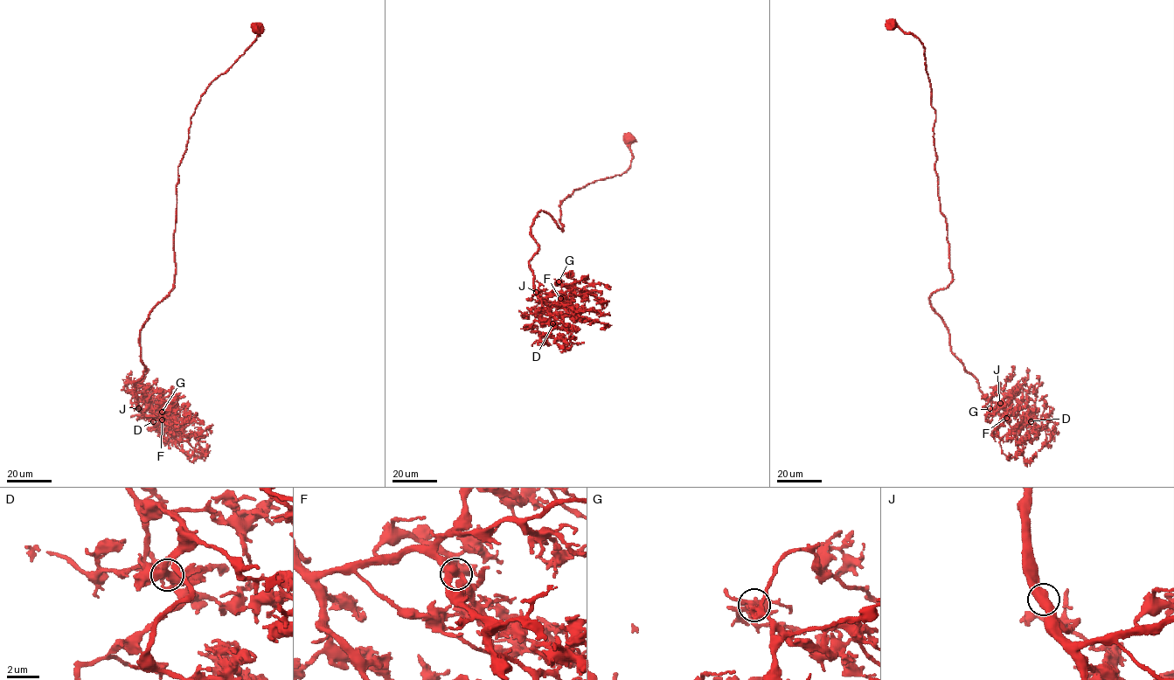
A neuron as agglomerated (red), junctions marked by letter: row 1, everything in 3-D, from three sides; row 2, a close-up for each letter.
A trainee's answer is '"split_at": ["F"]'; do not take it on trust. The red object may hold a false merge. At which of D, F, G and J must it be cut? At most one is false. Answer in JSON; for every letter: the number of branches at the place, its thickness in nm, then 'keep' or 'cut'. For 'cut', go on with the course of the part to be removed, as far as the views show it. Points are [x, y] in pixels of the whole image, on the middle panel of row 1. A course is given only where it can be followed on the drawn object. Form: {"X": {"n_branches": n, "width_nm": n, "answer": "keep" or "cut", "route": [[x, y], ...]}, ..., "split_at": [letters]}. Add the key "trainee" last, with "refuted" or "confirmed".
{"D": {"n_branches": 3, "width_nm": 420, "answer": "keep"}, "F": {"n_branches": 3, "width_nm": 440, "answer": "keep"}, "G": {"n_branches": 3, "width_nm": 380, "answer": "keep"}, "J": {"n_branches": 2, "width_nm": 550, "answer": "keep"}, "split_at": [], "trainee": "refuted"}

